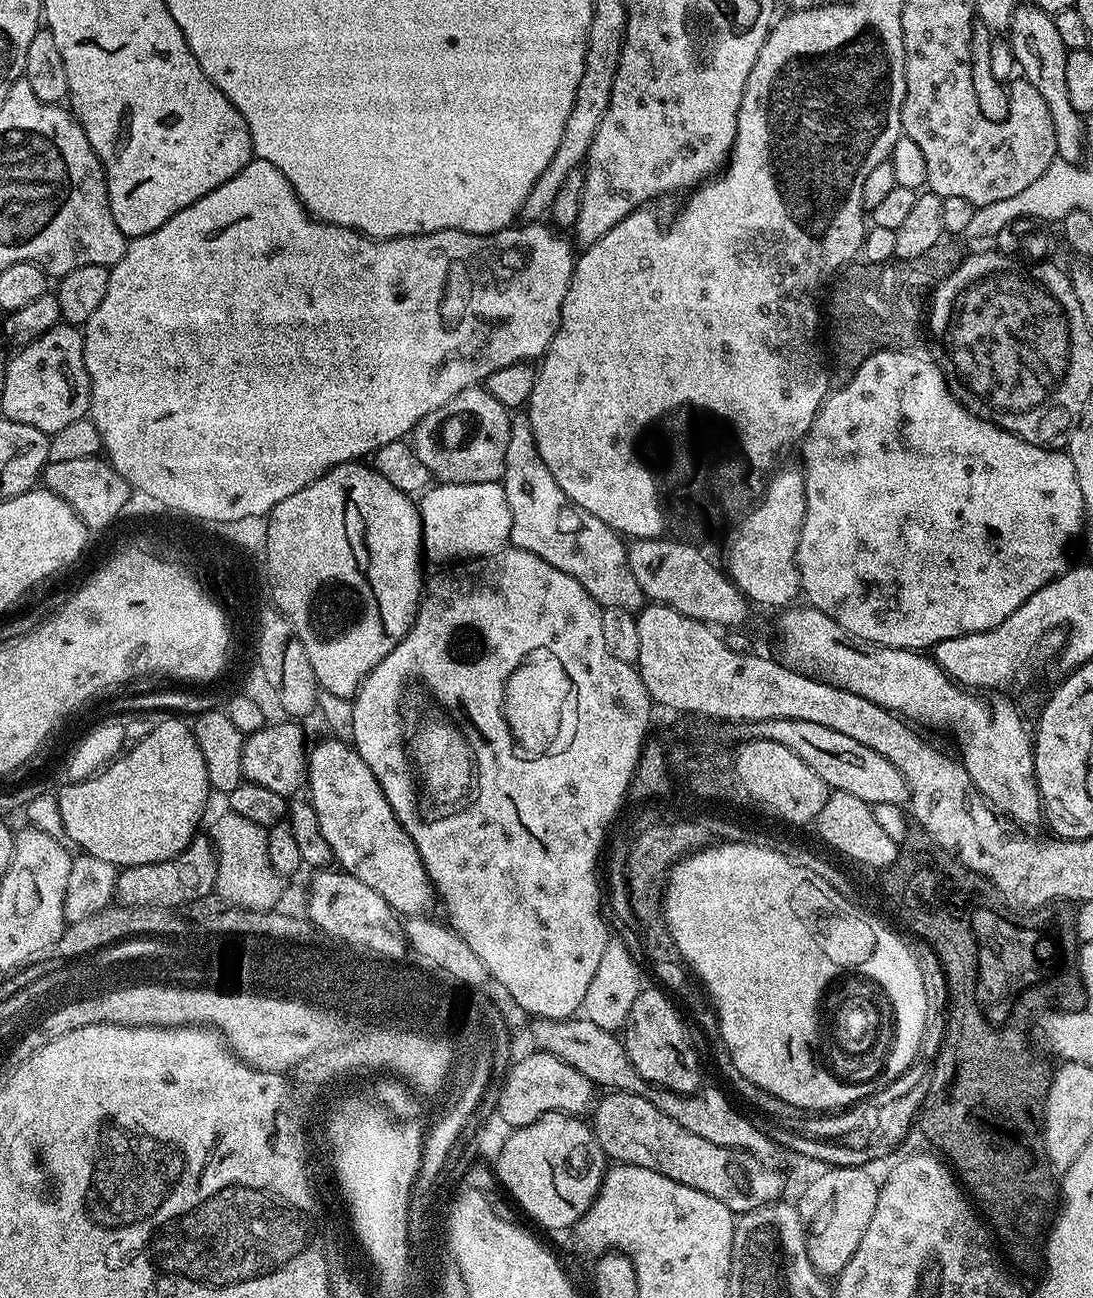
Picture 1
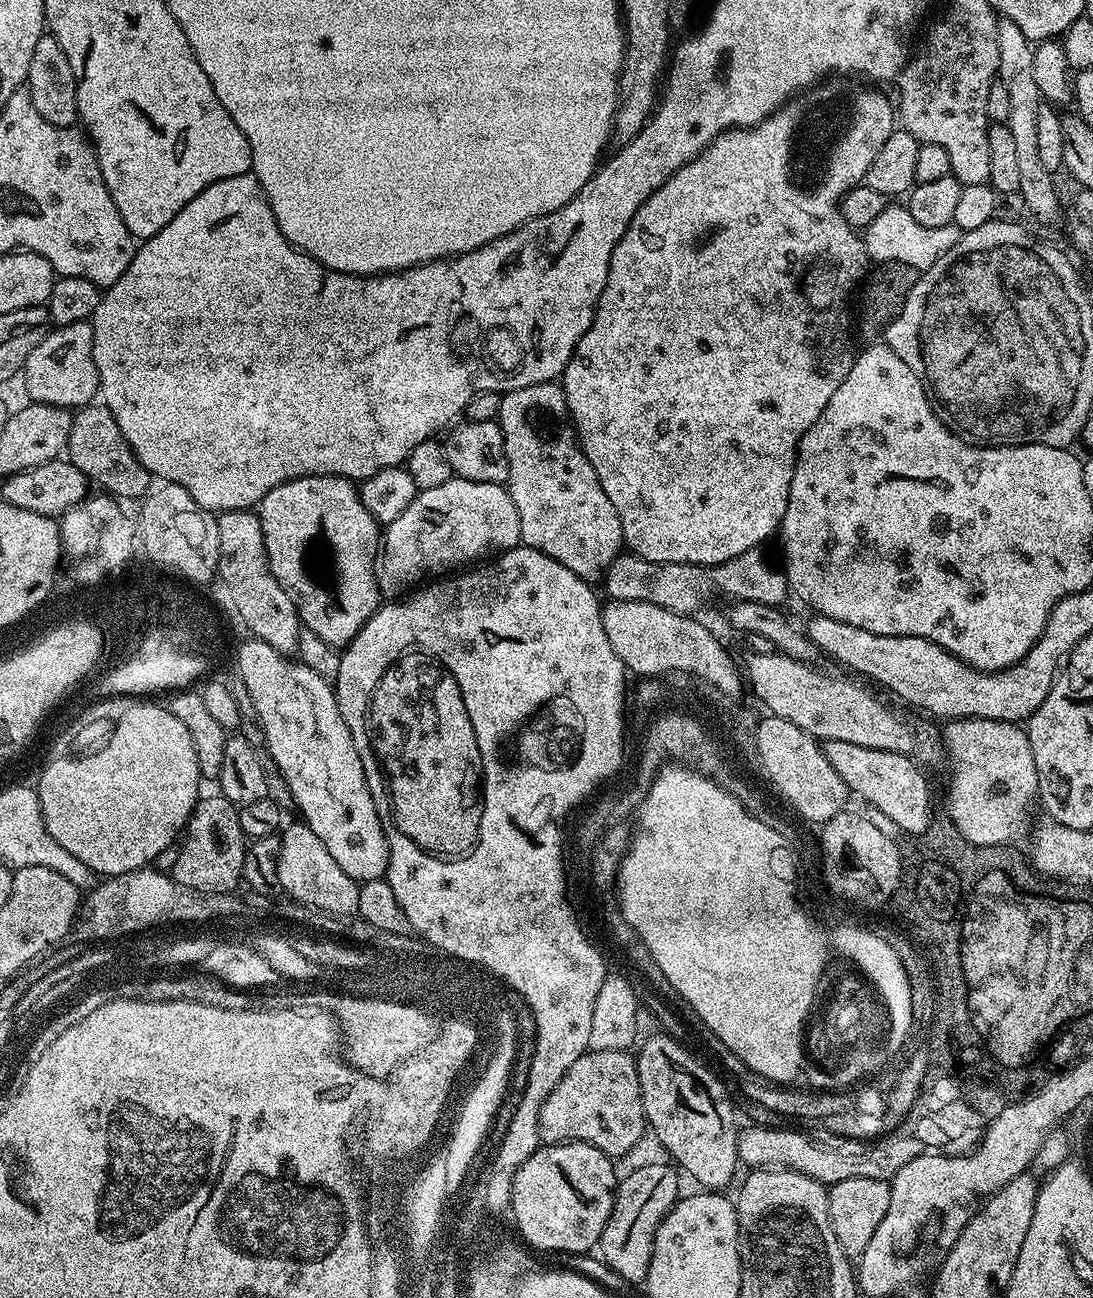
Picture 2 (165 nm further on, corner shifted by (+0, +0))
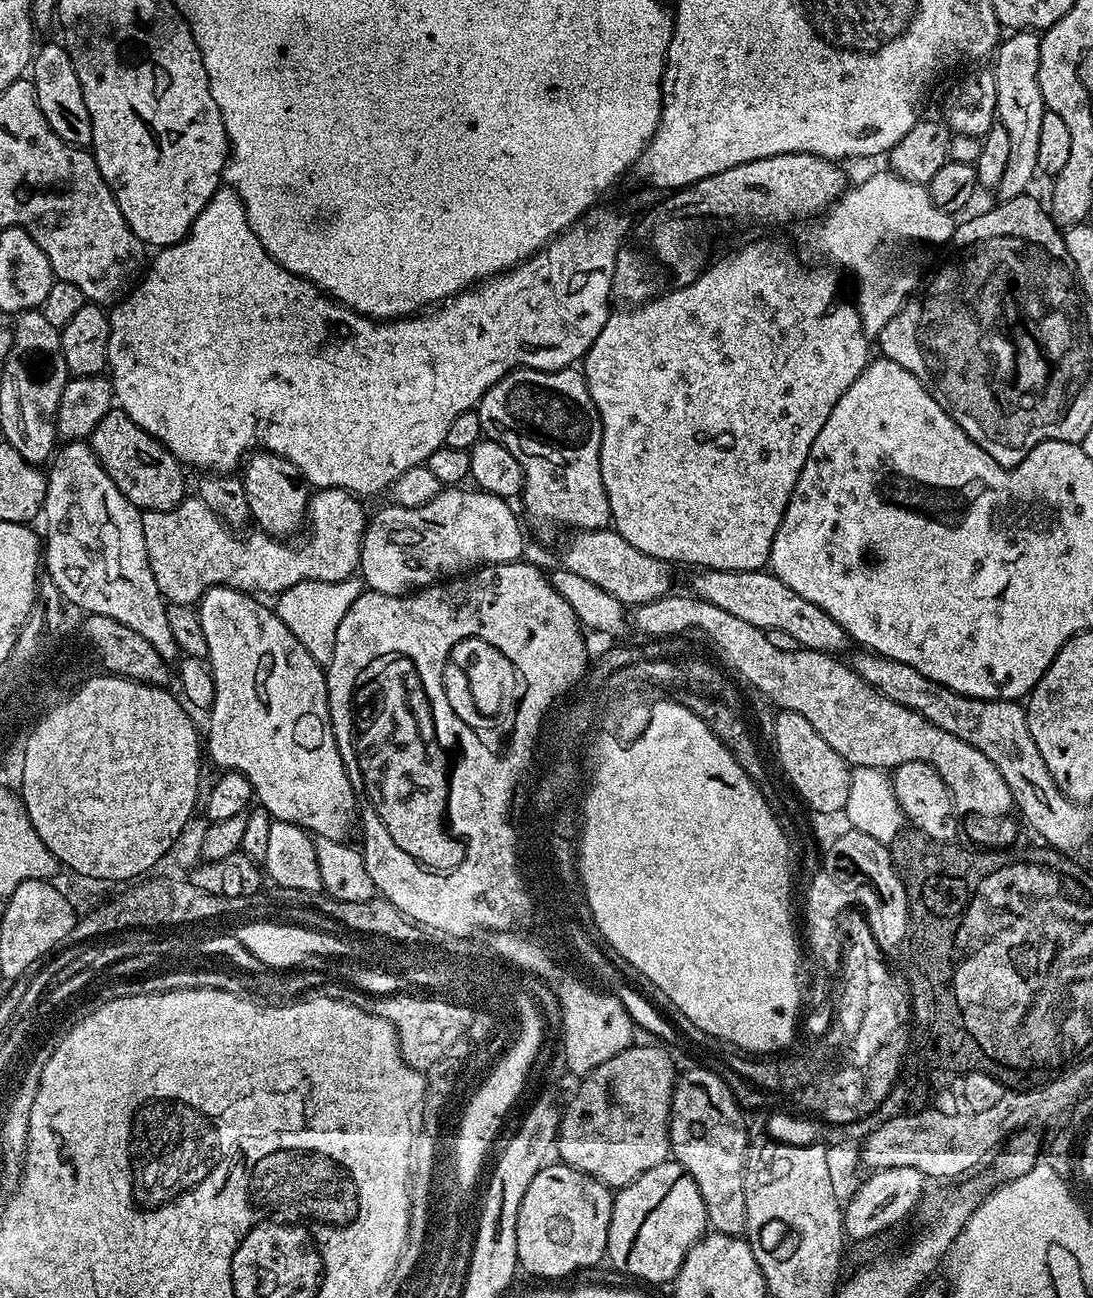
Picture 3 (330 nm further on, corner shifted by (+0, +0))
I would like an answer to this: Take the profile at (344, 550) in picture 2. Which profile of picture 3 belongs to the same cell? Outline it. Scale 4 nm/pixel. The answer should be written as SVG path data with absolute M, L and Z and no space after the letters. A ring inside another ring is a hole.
M253 451L243 461L242 479L246 502L250 502L250 514L259 531L277 538L292 538L301 531L308 515L310 488L290 461L273 452Z

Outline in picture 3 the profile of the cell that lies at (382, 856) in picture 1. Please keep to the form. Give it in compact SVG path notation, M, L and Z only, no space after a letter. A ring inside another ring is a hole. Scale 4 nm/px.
M210 588L198 601L198 613L202 624L202 631L206 634L208 655L206 663L214 678L214 702L207 709L208 736L206 732L206 756L217 764L217 769L226 772L241 772L248 779L252 787L253 797L258 801L259 807L266 809L273 820L290 822L299 828L307 830L313 837L322 837L338 841L347 841L352 831L358 828L358 792L350 786L350 778L346 774L346 766L342 762L342 754L338 750L338 742L334 738L330 706L328 705L328 677L325 669L310 654L306 654L306 646L290 634L286 622L278 618L278 614L271 607L256 601L255 595L239 592L236 588Z

